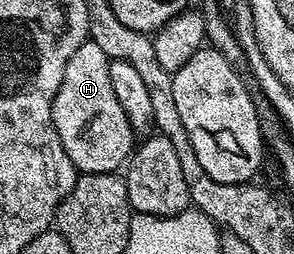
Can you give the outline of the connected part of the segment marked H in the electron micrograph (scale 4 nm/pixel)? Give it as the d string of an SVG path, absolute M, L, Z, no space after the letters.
M87 38L80 50L68 58L60 90L56 90L56 98L52 102L52 122L56 126L56 134L60 134L60 142L68 158L72 158L75 169L82 174L118 172L129 161L136 147L128 114L124 114L112 90L112 77L108 75L110 62L104 50Z

